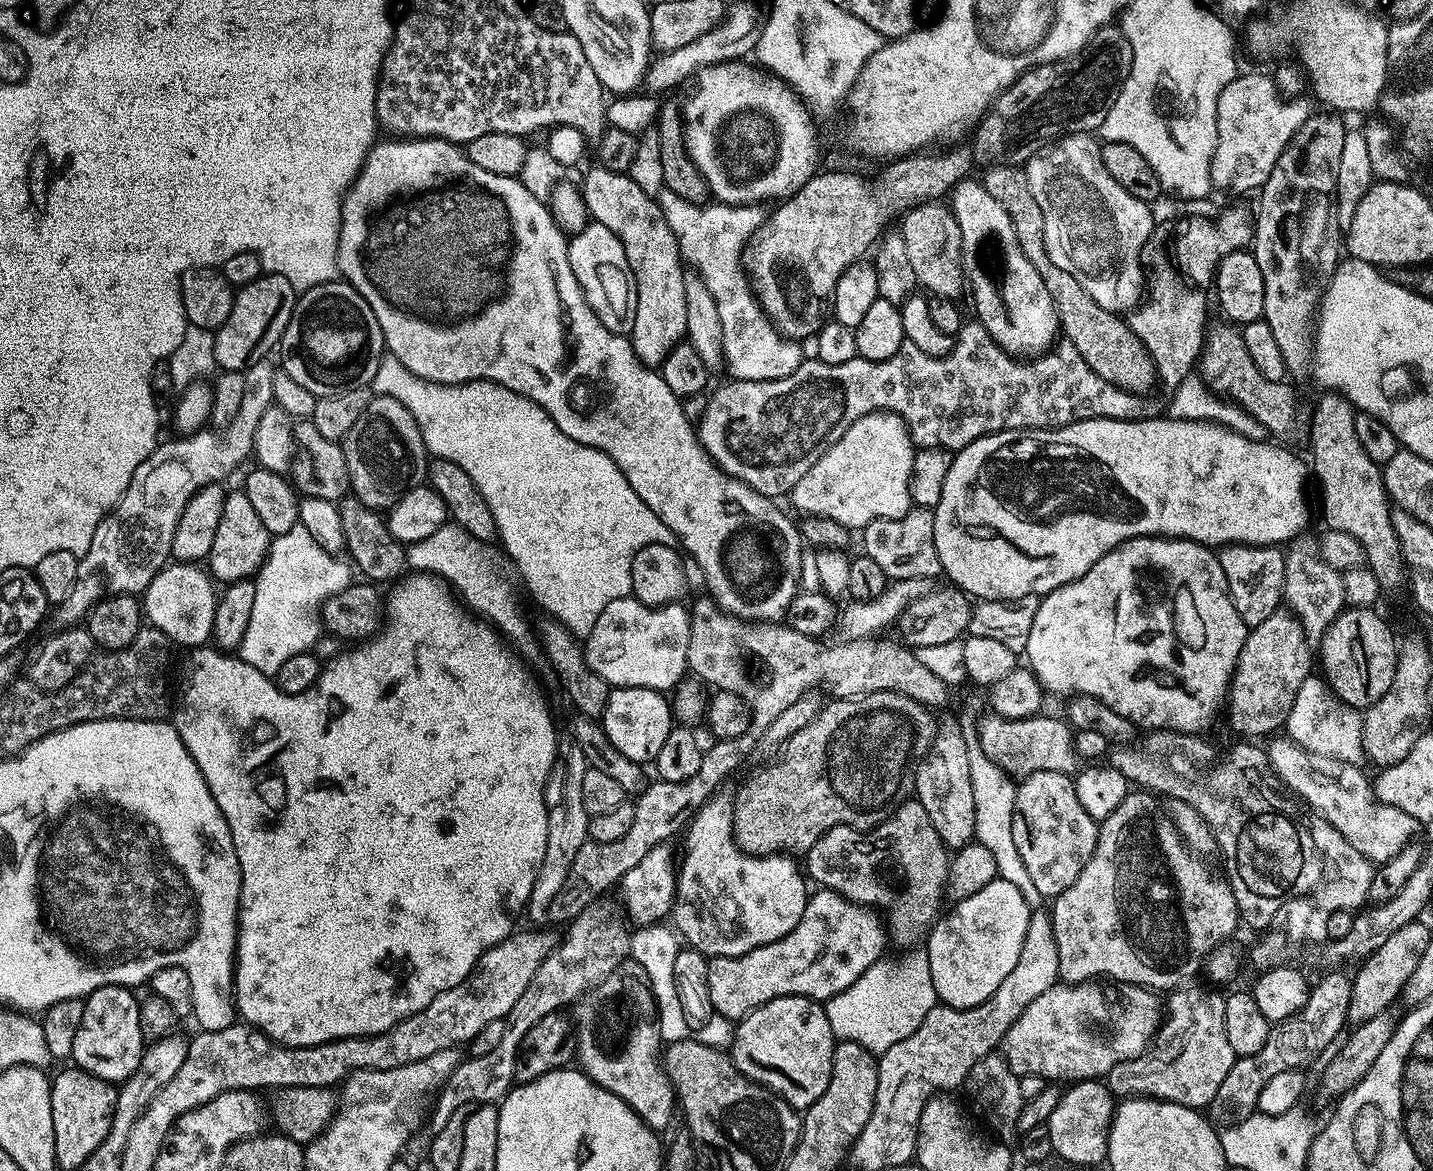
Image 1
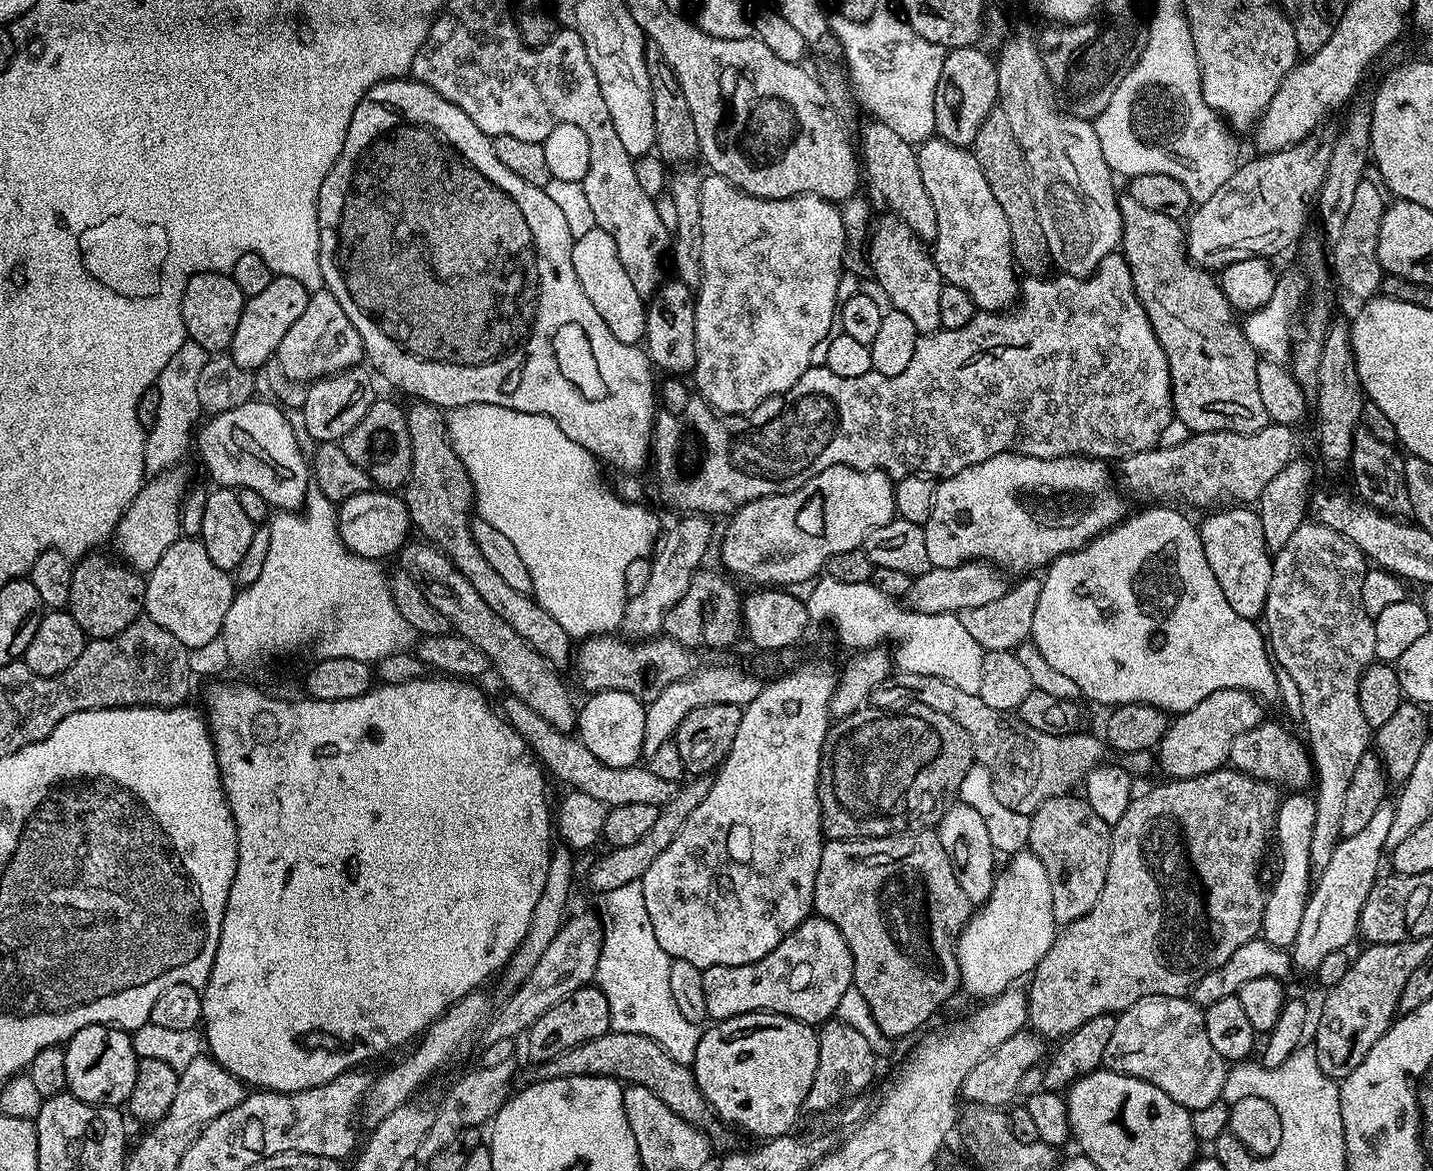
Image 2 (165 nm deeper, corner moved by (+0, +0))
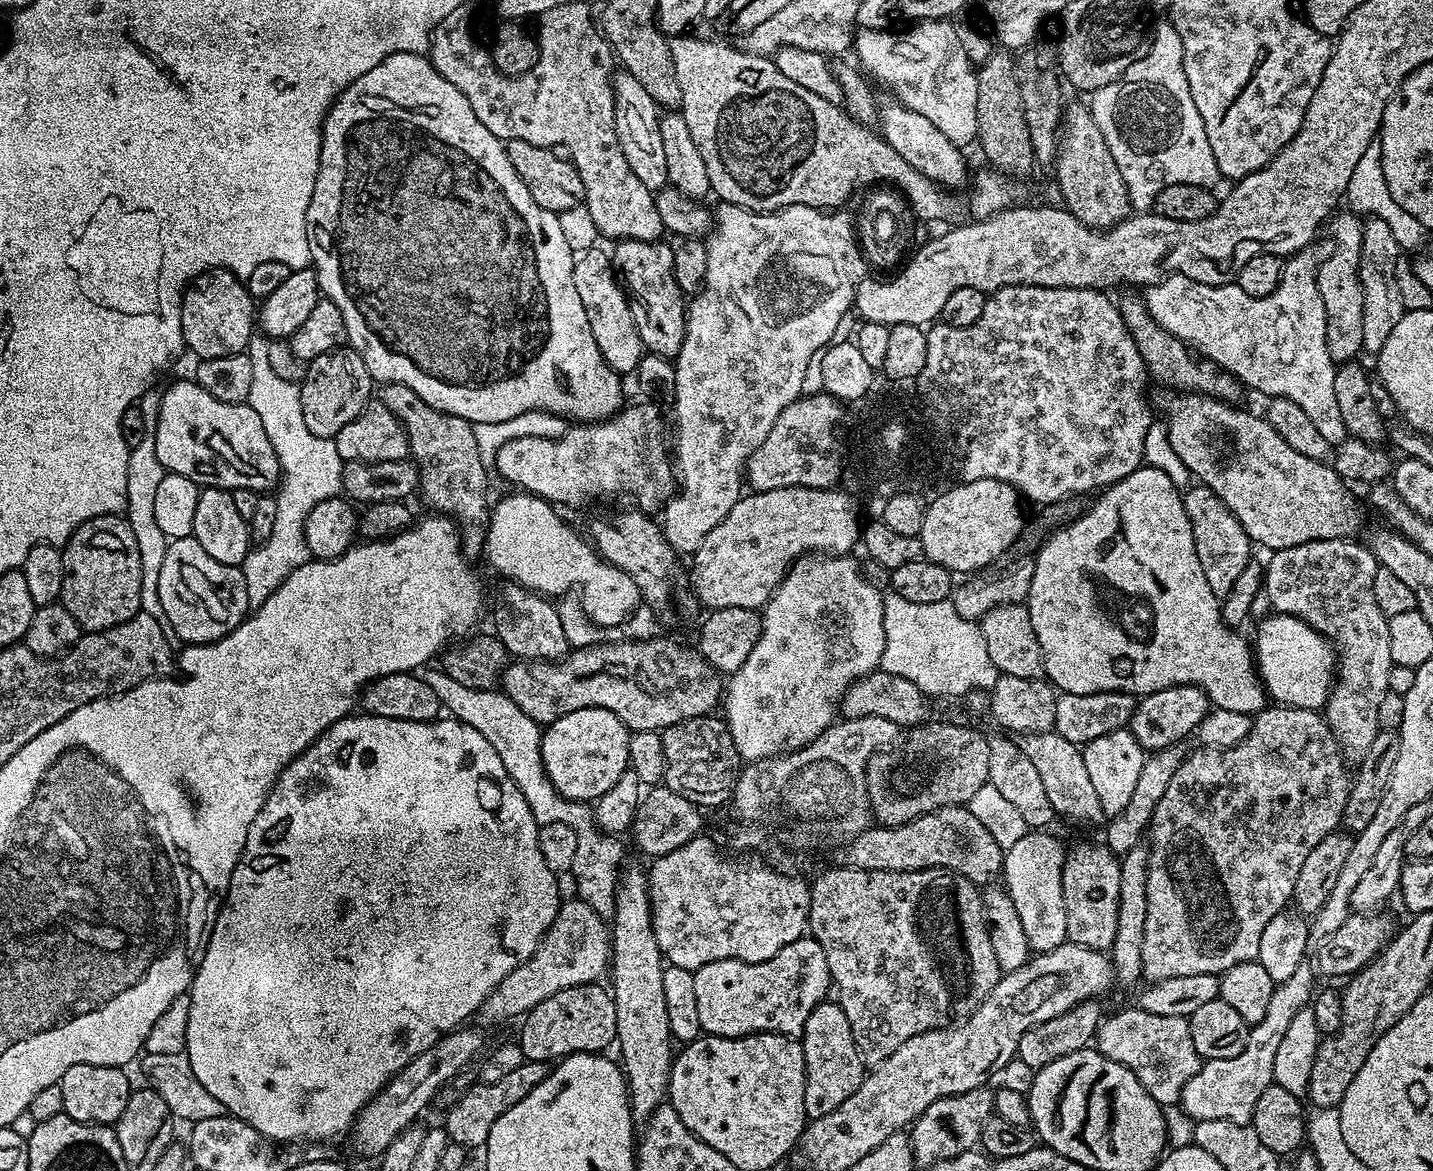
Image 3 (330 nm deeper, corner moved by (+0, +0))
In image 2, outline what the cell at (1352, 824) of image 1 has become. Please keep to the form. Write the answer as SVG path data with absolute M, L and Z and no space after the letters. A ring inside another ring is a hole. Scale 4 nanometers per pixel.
M1271 722L1254 726L1246 730L1246 734L1238 734L1238 738L1234 738L1230 746L1228 764L1239 772L1246 773L1247 776L1266 780L1281 789L1286 788L1284 790L1304 790L1314 780L1312 758L1305 741L1301 737L1299 740L1294 733L1287 732L1282 725L1271 724Z

